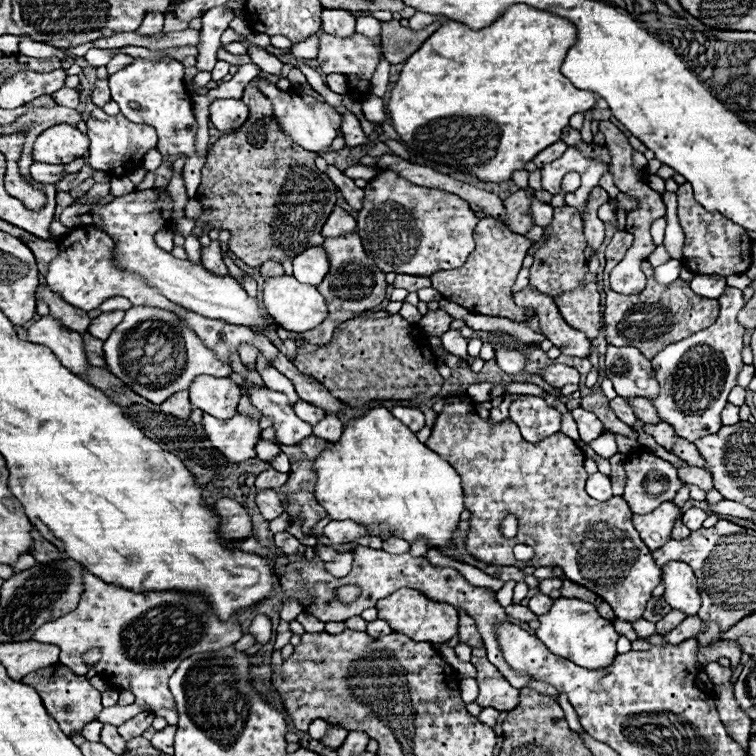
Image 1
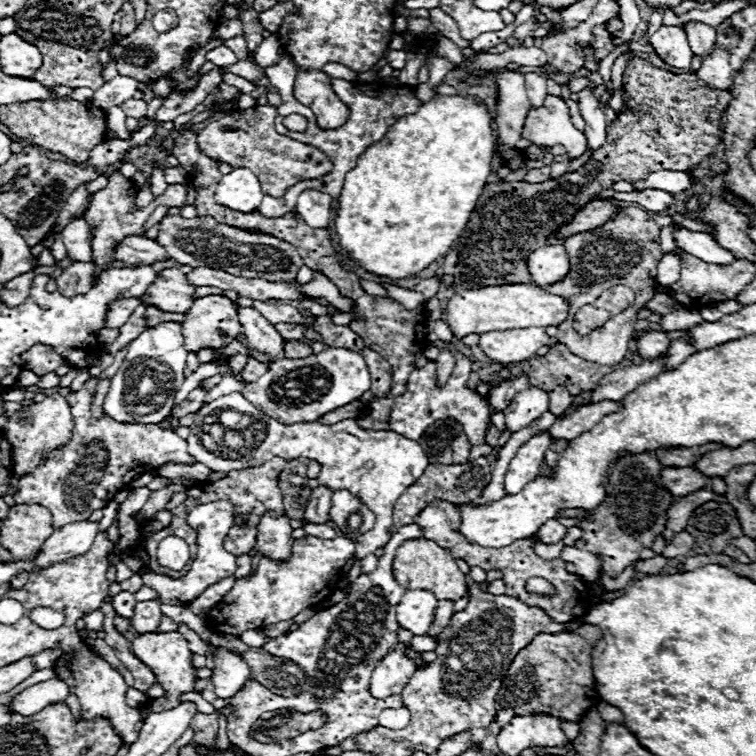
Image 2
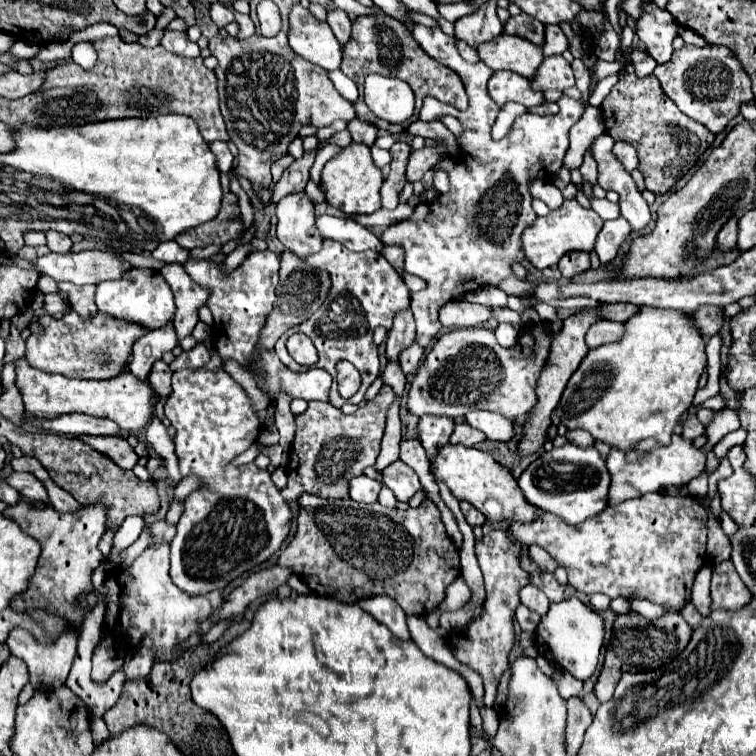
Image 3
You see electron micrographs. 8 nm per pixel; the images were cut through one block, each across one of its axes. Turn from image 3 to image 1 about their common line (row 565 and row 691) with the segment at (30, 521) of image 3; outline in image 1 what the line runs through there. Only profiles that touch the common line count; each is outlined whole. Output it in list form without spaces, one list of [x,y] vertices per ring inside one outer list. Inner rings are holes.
[[[52,664],[48,668],[40,668],[40,670],[34,670],[30,674],[26,674],[22,678],[22,682],[30,684],[32,688],[36,688],[36,692],[42,696],[44,700],[44,706],[48,710],[48,714],[60,724],[62,732],[66,732],[68,736],[70,734],[80,734],[82,728],[96,720],[100,710],[102,710],[102,704],[100,704],[100,692],[90,684],[90,680],[86,676],[78,676],[74,672],[70,672],[64,664]]]

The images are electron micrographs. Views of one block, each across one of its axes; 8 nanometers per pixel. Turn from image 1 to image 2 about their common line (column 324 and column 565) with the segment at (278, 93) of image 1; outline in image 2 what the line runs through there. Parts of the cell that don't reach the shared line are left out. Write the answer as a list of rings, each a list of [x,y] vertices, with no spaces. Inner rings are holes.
[[[546,96],[542,108],[528,112],[522,138],[540,146],[562,144],[570,158],[582,156],[588,148],[586,136],[570,122],[568,104],[558,96]]]

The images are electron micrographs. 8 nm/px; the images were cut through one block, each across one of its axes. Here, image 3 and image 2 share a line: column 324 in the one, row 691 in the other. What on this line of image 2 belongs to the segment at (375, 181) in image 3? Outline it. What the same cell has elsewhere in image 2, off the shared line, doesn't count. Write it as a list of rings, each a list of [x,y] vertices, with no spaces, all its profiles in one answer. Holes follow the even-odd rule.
[[[162,632],[162,634],[140,634],[136,640],[132,640],[132,652],[154,672],[156,676],[156,682],[164,688],[164,696],[162,698],[152,698],[144,704],[144,710],[140,708],[142,712],[142,718],[144,718],[144,712],[162,712],[162,710],[170,710],[170,708],[176,708],[178,702],[182,704],[180,696],[184,692],[191,692],[194,689],[192,685],[198,676],[198,668],[192,666],[192,652],[188,650],[188,642],[182,638],[182,634],[178,632]]]

